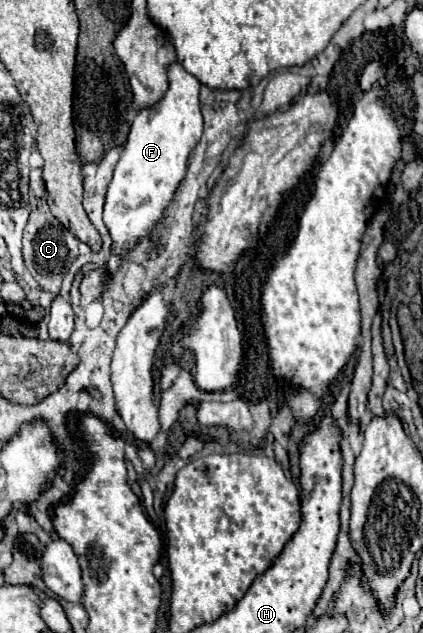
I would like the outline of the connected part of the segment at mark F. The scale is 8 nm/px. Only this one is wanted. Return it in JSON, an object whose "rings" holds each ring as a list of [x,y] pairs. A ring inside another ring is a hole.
{"rings":[[[172,62],[168,66],[168,90],[162,100],[150,108],[142,108],[132,122],[104,204],[104,224],[114,240],[112,256],[106,264],[110,274],[118,270],[126,252],[162,218],[164,208],[186,174],[188,156],[202,136],[200,86],[198,78],[188,74],[178,62]]]}

